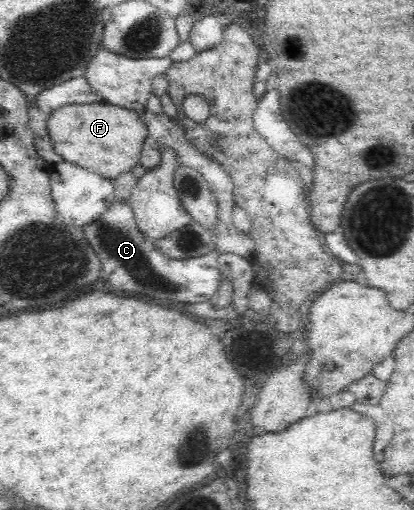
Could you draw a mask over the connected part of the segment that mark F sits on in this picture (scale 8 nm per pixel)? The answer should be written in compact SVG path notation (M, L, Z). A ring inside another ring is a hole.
M97 101L85 105L67 104L50 113L47 129L55 152L69 163L77 163L103 178L114 180L140 164L141 151L148 139L145 122L138 111Z

